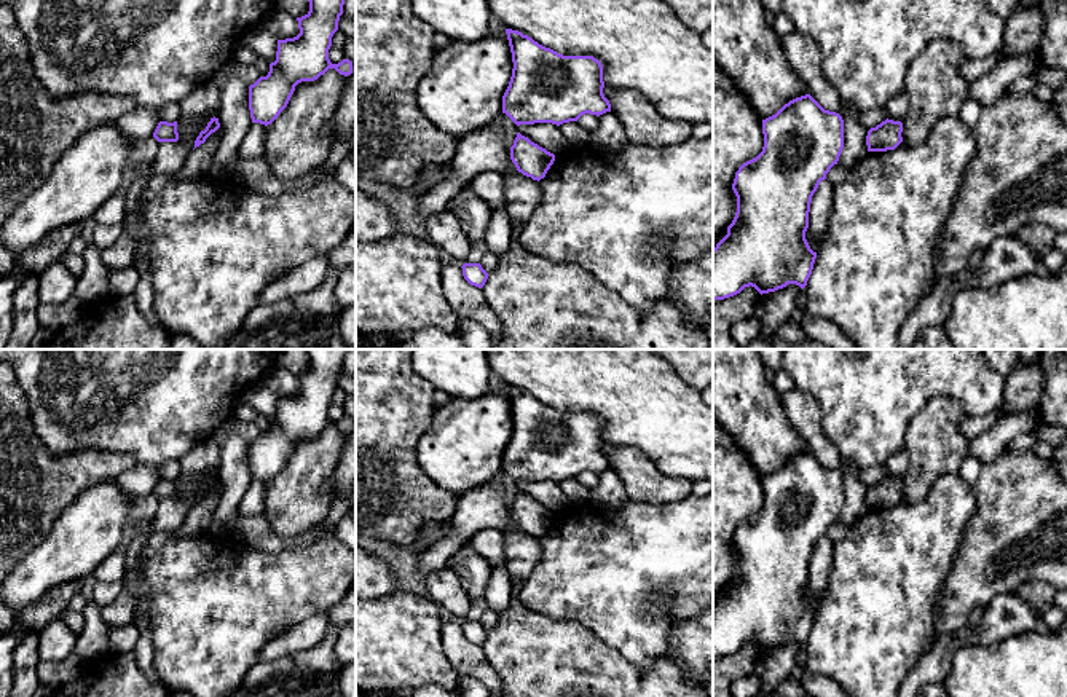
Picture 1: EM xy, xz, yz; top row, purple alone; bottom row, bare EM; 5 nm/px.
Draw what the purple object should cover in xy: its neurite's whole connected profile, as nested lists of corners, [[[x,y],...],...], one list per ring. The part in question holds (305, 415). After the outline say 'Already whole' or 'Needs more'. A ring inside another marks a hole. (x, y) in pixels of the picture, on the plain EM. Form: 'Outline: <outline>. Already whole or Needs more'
Outline: [[[306,349],[309,368],[297,375],[300,391],[278,397],[276,418],[266,434],[249,443],[249,467],[252,480],[271,482],[287,464],[295,443],[314,439],[329,426],[340,432],[352,431],[352,419],[343,416],[332,421],[329,407],[338,388],[343,362],[351,349]]]. Already whole

